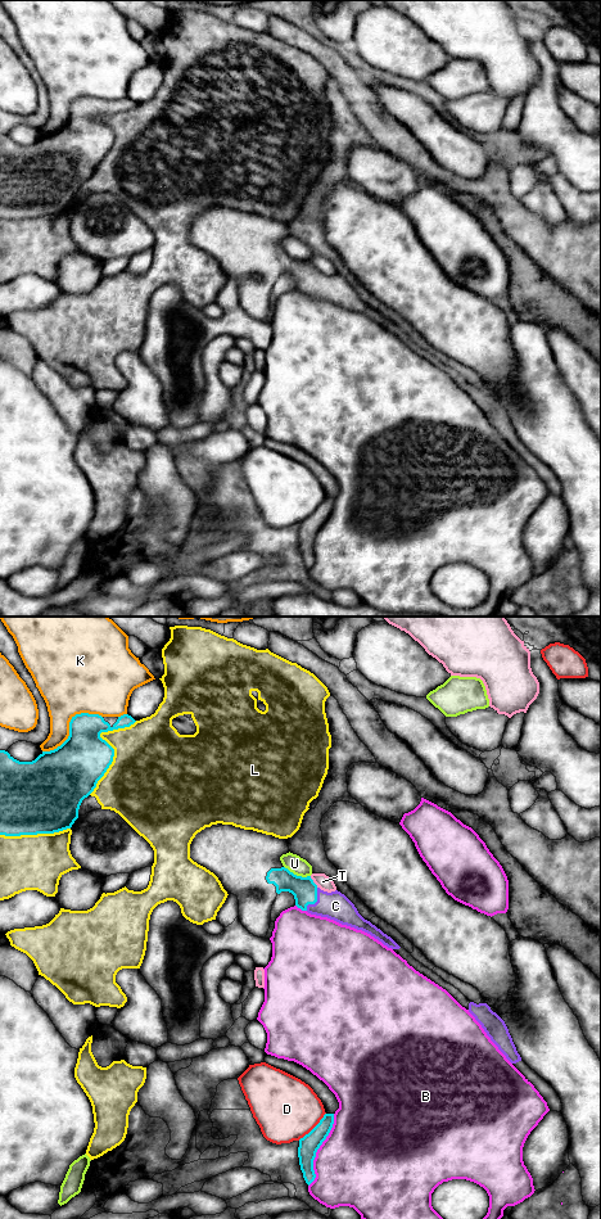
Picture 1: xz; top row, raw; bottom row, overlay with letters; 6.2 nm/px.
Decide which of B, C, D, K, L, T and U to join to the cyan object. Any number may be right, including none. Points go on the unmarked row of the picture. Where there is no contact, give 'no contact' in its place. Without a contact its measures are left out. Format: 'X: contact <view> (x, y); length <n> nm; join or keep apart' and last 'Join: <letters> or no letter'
B: contact xz (317, 532); length 480 nm; keep apart
C: contact xz (316, 284); length 160 nm; join
D: contact xz (313, 511); length 240 nm; keep apart
K: contact xz (69, 109); length 440 nm; keep apart
L: contact xz (111, 130); length 550 nm; keep apart
T: contact xz (312, 265); length 90 nm; keep apart
U: contact xz (296, 258); length 180 nm; keep apart
Join: C

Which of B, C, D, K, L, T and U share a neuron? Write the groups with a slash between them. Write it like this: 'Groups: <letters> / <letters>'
Groups: B / C / D / K / L / T / U

